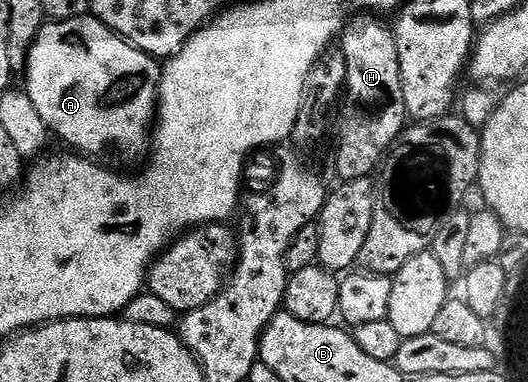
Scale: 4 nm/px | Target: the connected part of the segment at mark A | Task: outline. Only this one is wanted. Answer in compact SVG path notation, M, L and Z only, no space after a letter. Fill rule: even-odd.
M94 16L64 22L51 20L43 25L27 53L25 92L33 100L41 120L45 120L48 131L67 145L64 147L92 160L120 158L123 162L135 162L149 150L159 104L160 73L161 66L156 59L120 38Z

